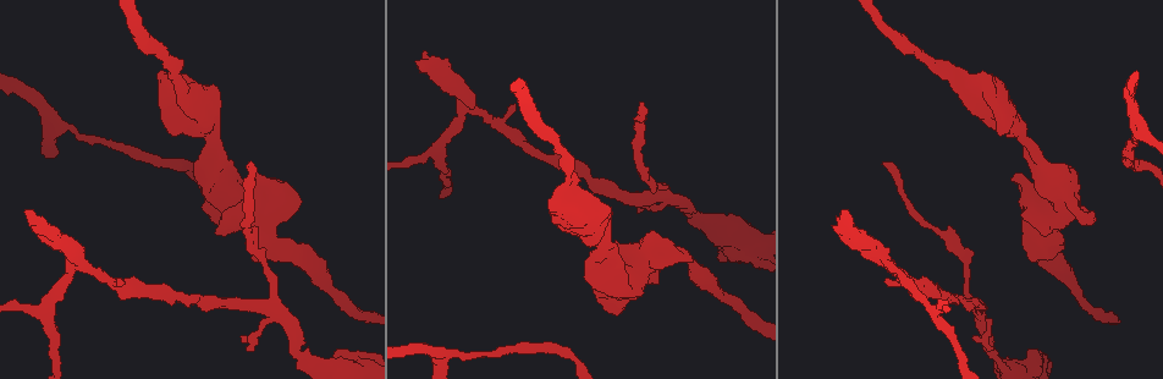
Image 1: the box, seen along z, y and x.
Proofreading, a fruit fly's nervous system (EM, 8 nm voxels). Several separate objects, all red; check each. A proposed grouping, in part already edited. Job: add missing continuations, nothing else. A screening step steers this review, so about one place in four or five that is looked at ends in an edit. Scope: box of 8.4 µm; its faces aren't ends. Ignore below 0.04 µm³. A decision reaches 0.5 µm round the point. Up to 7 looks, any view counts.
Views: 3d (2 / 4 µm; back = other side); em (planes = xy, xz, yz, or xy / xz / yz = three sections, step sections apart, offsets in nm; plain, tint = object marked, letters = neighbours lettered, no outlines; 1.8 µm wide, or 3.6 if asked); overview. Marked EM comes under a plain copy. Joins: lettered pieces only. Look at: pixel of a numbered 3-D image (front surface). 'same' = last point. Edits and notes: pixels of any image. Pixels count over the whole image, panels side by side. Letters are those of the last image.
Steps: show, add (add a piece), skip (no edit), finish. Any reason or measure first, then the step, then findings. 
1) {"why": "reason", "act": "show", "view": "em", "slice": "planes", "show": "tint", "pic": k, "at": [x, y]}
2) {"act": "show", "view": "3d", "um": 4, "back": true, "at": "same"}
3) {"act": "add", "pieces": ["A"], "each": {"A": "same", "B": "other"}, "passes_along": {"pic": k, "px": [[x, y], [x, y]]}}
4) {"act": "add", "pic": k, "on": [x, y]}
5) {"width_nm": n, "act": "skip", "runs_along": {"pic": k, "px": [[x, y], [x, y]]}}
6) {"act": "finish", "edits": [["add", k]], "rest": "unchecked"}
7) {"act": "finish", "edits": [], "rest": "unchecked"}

{"why": "sudden change in width", "act": "show", "view": "3d", "um": 4, "pic": 1, "at": [1084, 215]}

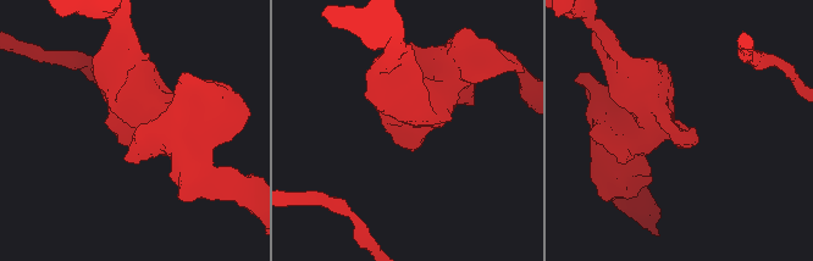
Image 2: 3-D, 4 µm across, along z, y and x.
{"act": "show", "view": "em", "slice": "xz", "step": 16, "show": "tint", "pic": 2, "at": [414, 131]}

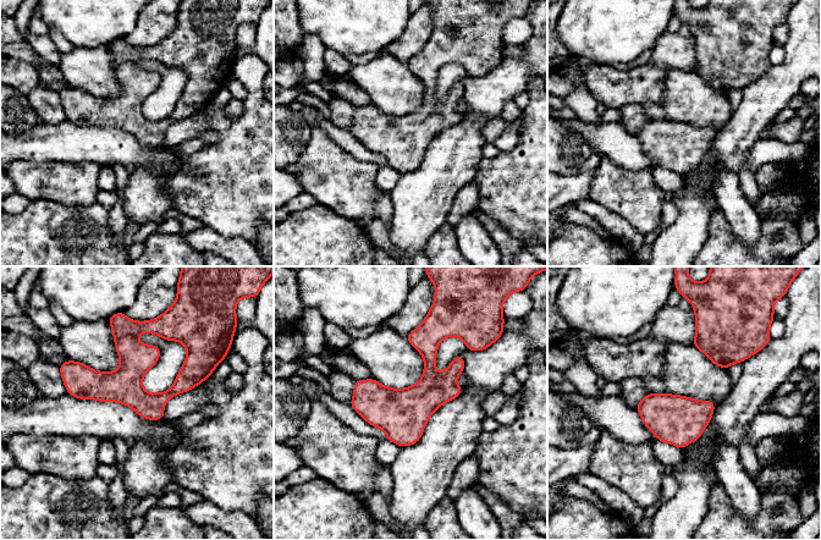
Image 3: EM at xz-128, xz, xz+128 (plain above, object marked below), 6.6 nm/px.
{"why": "another direction", "act": "show", "view": "em", "slice": "planes", "show": "letters", "at": "same"}

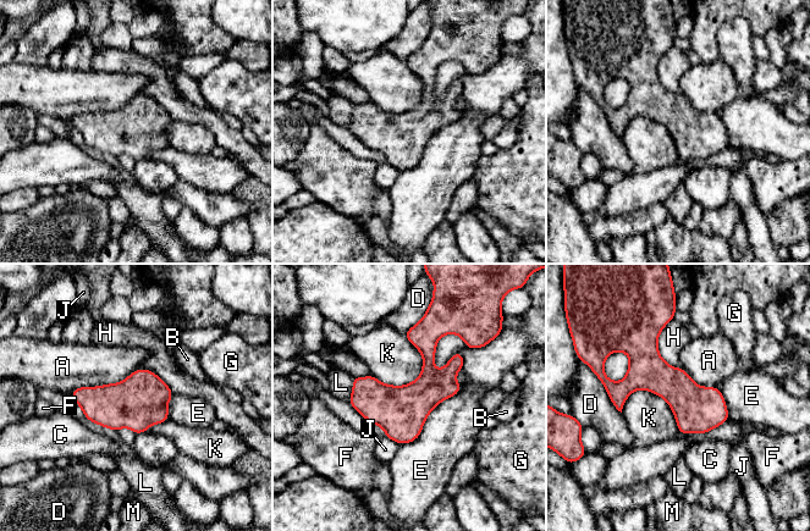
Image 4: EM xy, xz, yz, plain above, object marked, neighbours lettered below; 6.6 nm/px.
{"longest_contact_nm": ["E", 550], "act": "skip", "each": {"A": "other", "B": "other", "C": "other", "D": "other", "E": "other", "F": "other", "G": "other", "H": "other", "J": "other", "K": "other", "L": "other", "M": "other"}, "border": {"pic": 4, "px": [[404, 333], [422, 372], [384, 385]]}, "found": "none of them fits"}

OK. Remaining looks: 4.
{"why": "narrows sharply", "act": "show", "view": "3d", "um": 4, "pic": 1, "at": [295, 246]}

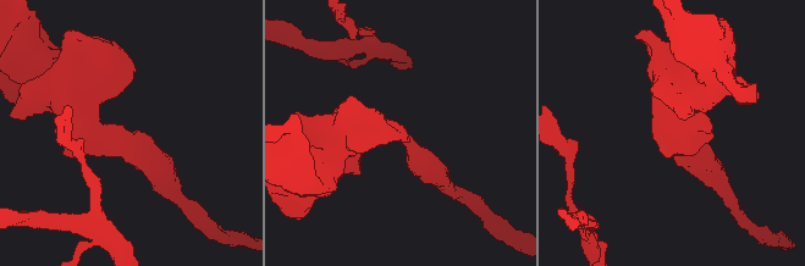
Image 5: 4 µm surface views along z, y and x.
{"act": "show", "view": "em", "slice": "planes", "show": "tint", "pic": 5, "at": [129, 136]}

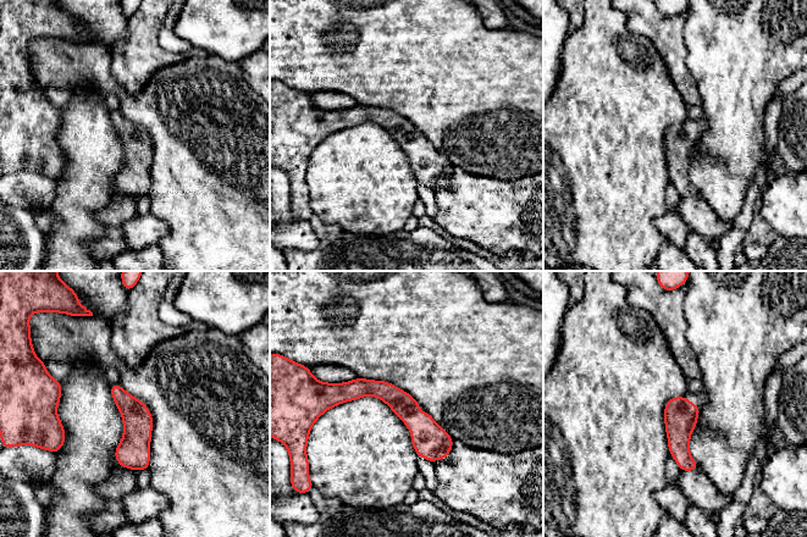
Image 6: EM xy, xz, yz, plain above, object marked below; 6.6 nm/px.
{"why": "see the neighbours", "act": "show", "view": "em", "slice": "planes", "show": "letters", "at": "same"}

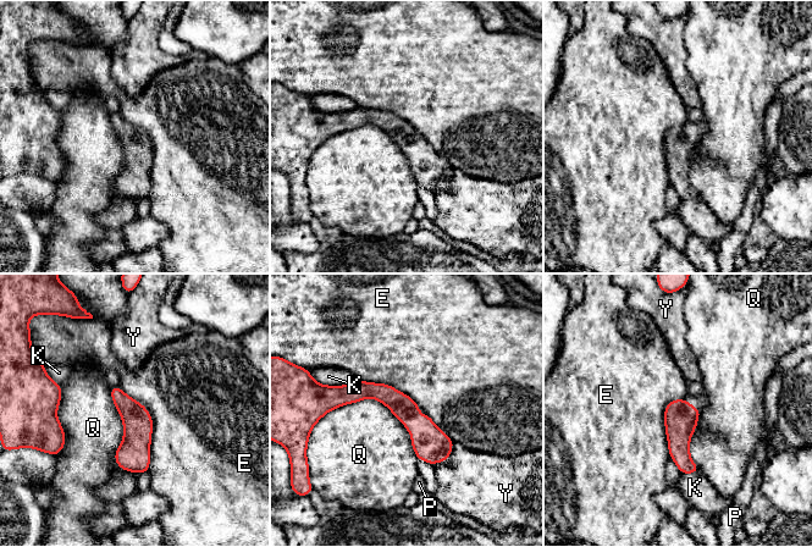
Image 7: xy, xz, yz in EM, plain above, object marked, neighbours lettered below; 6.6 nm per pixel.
{"act": "skip", "each": {"E": "other", "K": "other", "P": "other", "Q": "other", "Y": "other"}, "border": {"pic": 7, "px": [[357, 379], [404, 392], [454, 442]]}, "found": "no lettered piece goes on from it"}

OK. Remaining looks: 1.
{"act": "finish", "edits": [], "rest": "unchecked"}

